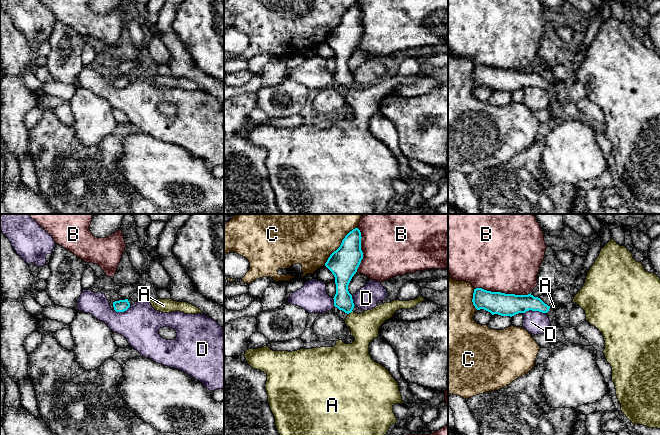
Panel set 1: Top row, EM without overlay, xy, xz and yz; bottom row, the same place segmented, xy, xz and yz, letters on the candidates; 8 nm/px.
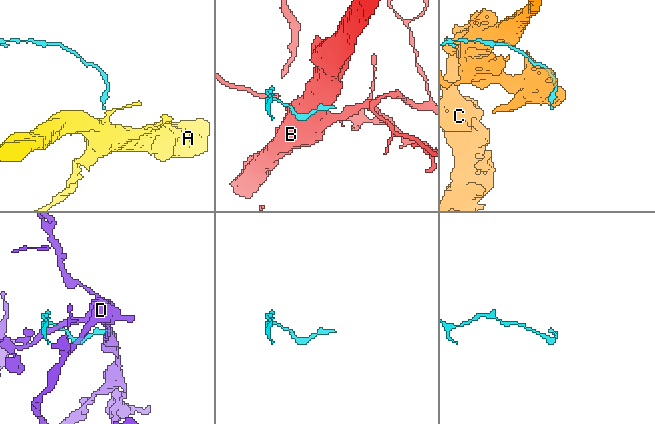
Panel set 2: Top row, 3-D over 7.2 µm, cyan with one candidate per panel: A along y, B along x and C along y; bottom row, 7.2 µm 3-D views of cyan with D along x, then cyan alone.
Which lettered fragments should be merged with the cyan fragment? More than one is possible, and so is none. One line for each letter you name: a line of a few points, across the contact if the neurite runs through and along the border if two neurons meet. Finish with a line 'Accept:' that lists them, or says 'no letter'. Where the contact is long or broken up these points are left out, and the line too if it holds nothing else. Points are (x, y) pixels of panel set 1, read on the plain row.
A: line xz (343, 76), (350, 88), (364, 103)
Accept: A

